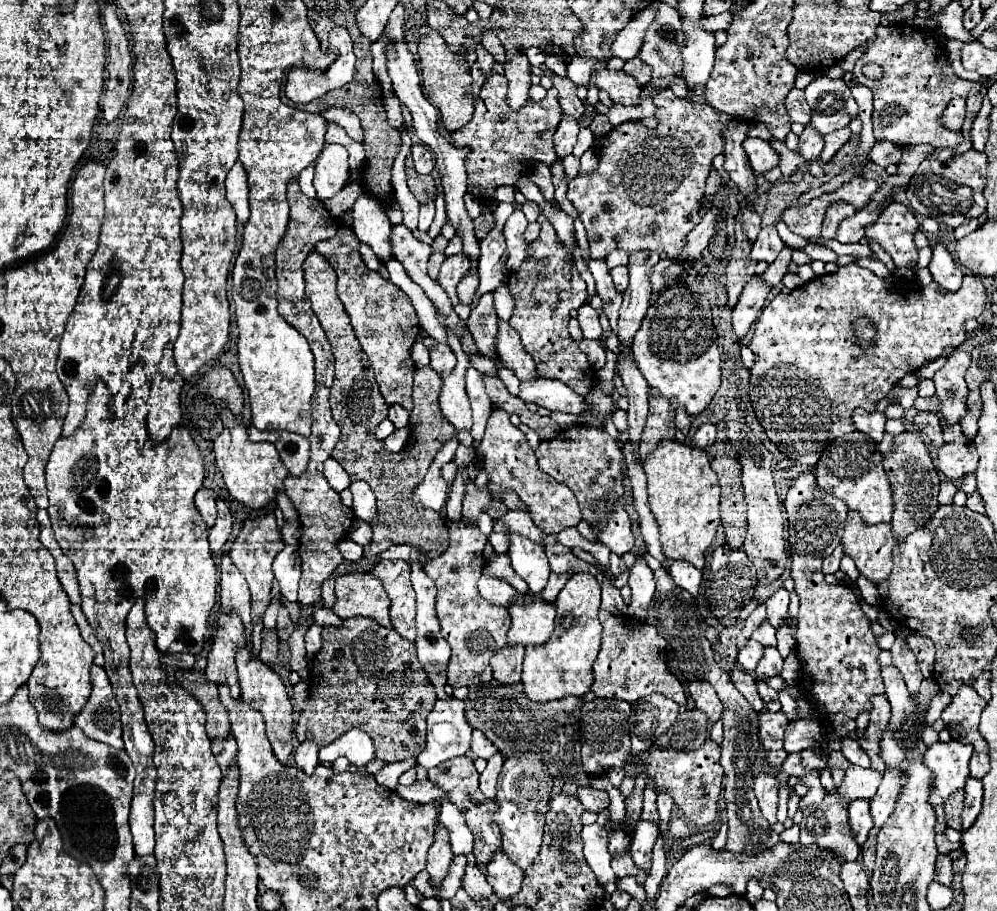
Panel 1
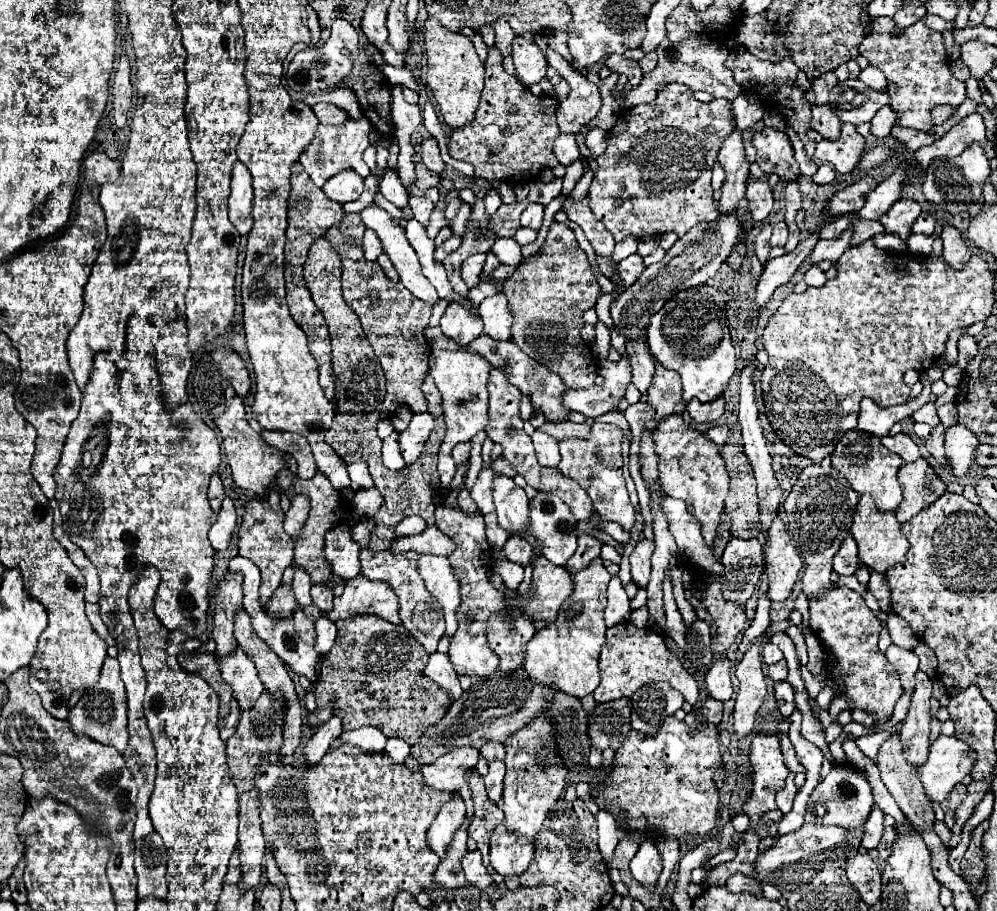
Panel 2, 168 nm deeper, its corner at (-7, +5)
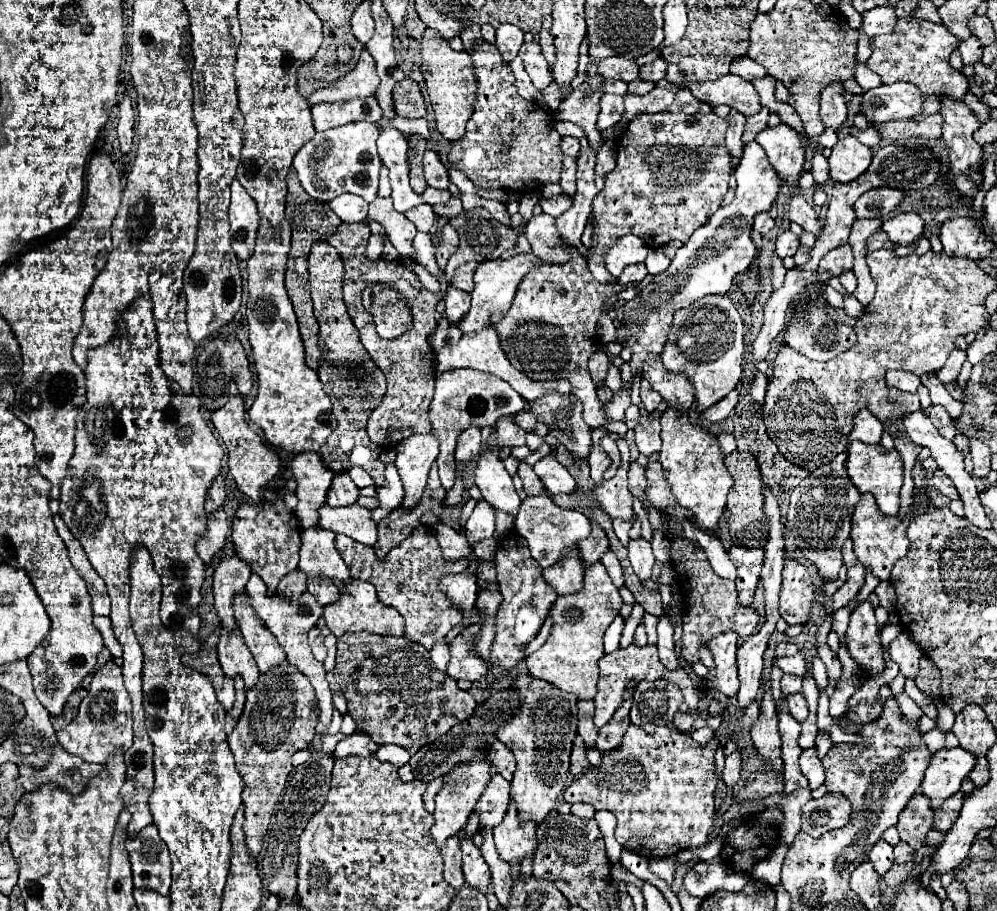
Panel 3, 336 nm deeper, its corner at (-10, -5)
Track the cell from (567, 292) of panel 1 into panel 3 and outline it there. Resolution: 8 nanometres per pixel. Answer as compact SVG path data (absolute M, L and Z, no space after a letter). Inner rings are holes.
M572 246L570 252L572 258L566 264L536 266L520 282L508 314L496 318L494 328L516 370L524 370L530 380L568 380L572 384L572 394L584 404L584 422L590 428L598 428L604 426L604 414L600 414L602 402L588 374L588 358L596 352L596 322L600 308L612 294L624 290L624 286L596 282L578 248Z

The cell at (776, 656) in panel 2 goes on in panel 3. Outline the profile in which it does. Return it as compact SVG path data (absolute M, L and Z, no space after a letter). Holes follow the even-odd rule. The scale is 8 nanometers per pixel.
M798 652L794 656L776 658L776 666L786 674L796 674L796 676L804 676L808 670L808 662L806 662L806 656L802 652Z

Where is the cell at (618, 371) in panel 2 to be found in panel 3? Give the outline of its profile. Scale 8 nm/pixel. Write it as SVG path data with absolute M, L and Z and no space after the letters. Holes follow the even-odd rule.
M748 142L744 146L744 156L734 170L738 188L736 196L728 206L718 208L710 220L700 226L688 242L682 244L682 248L672 258L668 270L654 276L654 284L646 284L638 298L628 300L624 304L624 318L616 326L616 334L624 334L624 348L632 350L630 368L632 368L632 380L624 384L618 392L614 392L612 400L602 406L602 412L608 420L624 420L624 412L630 408L630 392L634 382L640 376L640 370L646 364L646 358L650 354L662 354L662 348L666 344L666 332L672 324L672 316L676 310L686 308L694 304L698 298L706 294L726 294L734 282L736 274L742 274L754 260L756 246L750 240L750 230L754 216L758 212L768 212L772 202L776 200L776 194L780 190L780 178L776 178L776 172L772 166L768 166L768 158L764 154L764 148L758 146L758 142ZM728 234L732 236L732 242L728 242Z

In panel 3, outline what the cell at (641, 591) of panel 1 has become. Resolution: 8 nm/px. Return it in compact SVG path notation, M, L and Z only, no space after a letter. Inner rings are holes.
M630 540L628 544L628 560L640 580L650 580L652 578L652 568L656 564L656 558L652 554L650 542L646 540Z

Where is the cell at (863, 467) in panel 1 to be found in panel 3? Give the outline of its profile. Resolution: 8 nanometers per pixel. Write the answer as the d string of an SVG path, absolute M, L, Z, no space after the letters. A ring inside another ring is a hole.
M852 442L848 446L848 460L846 460L846 470L848 476L852 478L854 486L858 488L858 492L866 494L870 492L876 498L878 510L886 516L896 516L898 508L900 508L900 488L902 488L902 480L904 480L904 466L900 460L900 454L896 450L886 450L882 444L876 446L868 446L868 444L860 444L860 442Z

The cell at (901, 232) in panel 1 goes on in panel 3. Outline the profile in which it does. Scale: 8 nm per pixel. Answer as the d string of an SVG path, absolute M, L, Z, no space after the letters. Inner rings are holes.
M904 212L904 214L896 214L894 218L886 220L882 224L882 230L888 234L892 242L908 246L910 242L922 236L924 220L916 212Z

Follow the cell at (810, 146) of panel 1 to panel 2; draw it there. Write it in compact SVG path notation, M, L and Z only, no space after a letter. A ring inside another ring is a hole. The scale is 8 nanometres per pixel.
M829 104L813 106L813 130L817 130L823 138L835 140L841 130L841 120L837 114L829 108Z

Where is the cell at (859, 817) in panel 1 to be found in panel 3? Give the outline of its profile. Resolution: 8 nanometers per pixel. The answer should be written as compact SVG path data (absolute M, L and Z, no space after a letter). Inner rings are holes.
M878 840L876 846L870 850L870 862L874 864L876 872L882 876L892 866L892 860L894 860L892 846L886 840Z

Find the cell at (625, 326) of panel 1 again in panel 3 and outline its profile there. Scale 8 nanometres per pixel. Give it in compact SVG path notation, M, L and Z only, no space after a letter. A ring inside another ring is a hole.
M646 378L640 380L640 398L642 398L642 404L644 404L644 408L648 412L654 412L656 406L660 404L660 400L662 400L660 394L656 390L652 390L652 386L650 386L650 382Z

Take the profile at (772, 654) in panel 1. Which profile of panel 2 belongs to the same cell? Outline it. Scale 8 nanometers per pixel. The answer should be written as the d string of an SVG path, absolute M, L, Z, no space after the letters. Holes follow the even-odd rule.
M781 660L781 662L777 662L777 664L771 664L771 666L769 666L769 676L771 676L771 680L775 680L775 682L785 680L785 678L787 678L787 662Z

